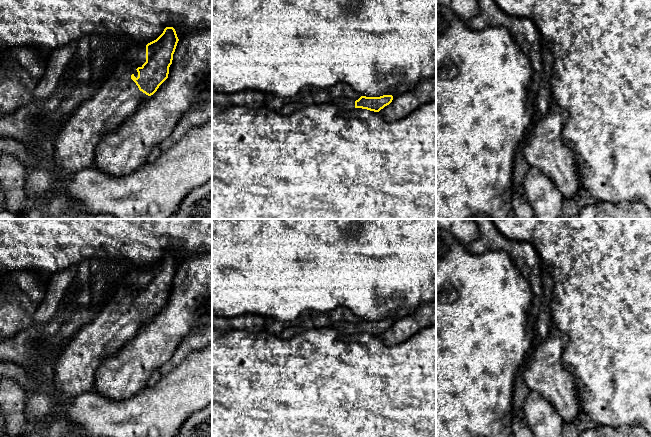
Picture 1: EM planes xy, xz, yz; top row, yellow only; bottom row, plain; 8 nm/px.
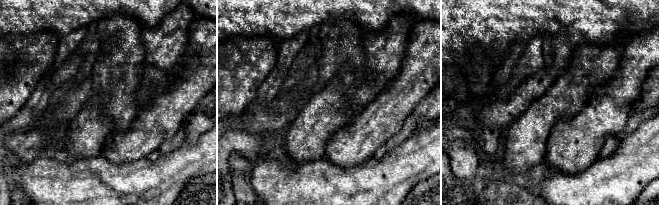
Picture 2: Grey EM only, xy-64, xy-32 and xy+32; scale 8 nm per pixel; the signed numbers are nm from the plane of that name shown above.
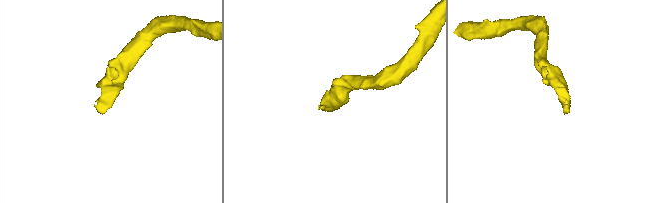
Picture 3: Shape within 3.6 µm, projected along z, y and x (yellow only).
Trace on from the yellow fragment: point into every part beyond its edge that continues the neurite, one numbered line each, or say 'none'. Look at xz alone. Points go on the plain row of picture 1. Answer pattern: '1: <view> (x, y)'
none

